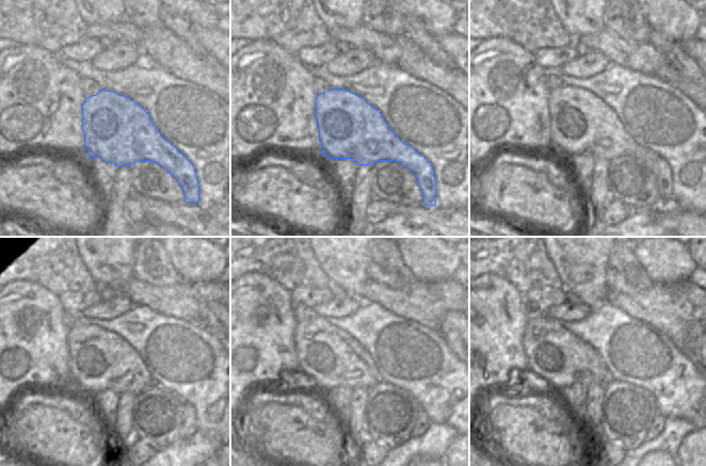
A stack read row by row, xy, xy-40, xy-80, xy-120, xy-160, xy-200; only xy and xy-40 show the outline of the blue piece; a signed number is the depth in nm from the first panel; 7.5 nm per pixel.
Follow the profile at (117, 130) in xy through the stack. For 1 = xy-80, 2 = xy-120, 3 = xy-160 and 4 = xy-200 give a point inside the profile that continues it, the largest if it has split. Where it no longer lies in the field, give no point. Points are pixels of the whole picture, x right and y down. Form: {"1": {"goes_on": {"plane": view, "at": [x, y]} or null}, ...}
{"1": {"goes_on": {"plane": "xy-80", "at": [579, 122]}}, "2": {"goes_on": {"plane": "xy-120", "at": [99, 359]}}, "3": {"goes_on": {"plane": "xy-160", "at": [331, 357]}}, "4": {"goes_on": {"plane": "xy-200", "at": [556, 356]}}}

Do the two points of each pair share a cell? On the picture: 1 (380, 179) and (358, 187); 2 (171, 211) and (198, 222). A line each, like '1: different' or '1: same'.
1: different
2: same

